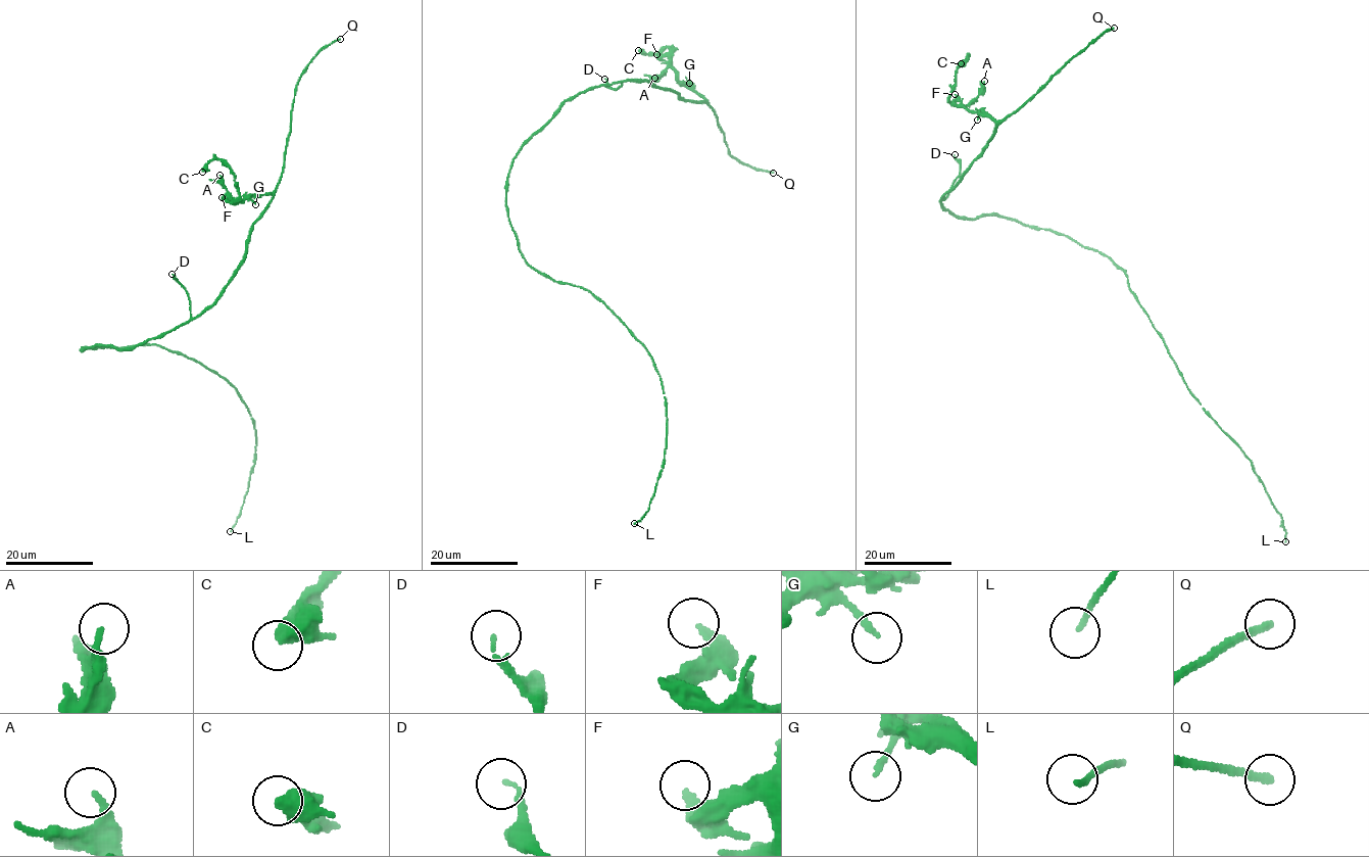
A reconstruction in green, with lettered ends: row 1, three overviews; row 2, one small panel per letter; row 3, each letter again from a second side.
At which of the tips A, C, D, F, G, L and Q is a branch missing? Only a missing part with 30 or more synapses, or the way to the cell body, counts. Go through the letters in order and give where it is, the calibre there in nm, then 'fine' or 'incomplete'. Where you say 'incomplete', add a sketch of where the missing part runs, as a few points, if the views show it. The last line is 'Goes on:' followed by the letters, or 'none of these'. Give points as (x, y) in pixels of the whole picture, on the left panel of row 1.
A: (219, 175) | 200 nm | fine
C: (202, 172) | 550 nm | fine
D: (172, 274) | 130 nm | fine
F: (222, 197) | 240 nm | fine
G: (255, 204) | 160 nm | fine
L: (230, 531) | 160 nm | fine
Q: (340, 39) | 240 nm | incomplete
Goes on: Q

